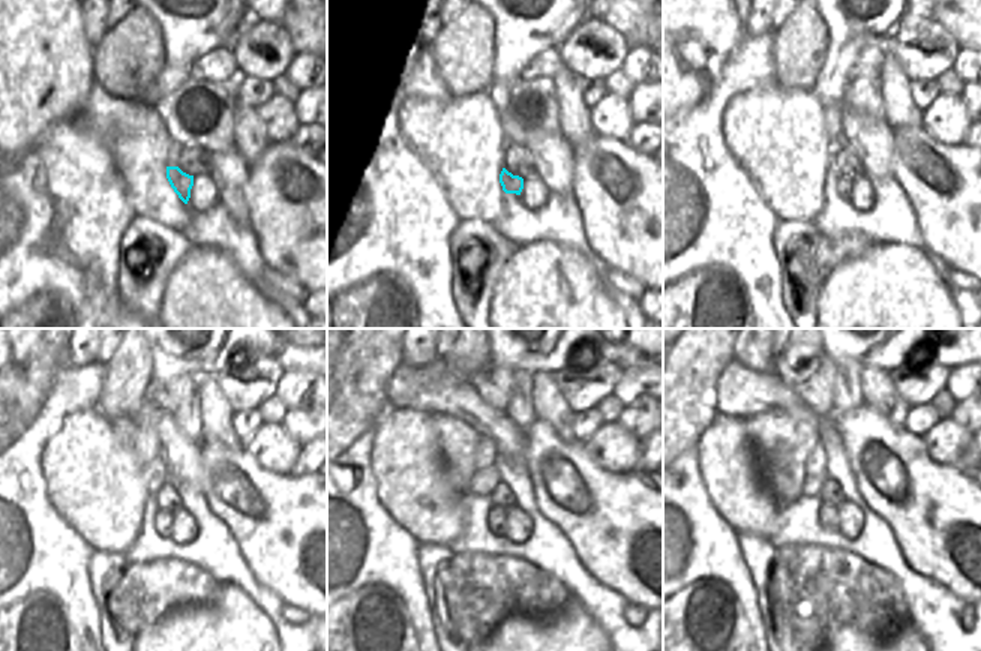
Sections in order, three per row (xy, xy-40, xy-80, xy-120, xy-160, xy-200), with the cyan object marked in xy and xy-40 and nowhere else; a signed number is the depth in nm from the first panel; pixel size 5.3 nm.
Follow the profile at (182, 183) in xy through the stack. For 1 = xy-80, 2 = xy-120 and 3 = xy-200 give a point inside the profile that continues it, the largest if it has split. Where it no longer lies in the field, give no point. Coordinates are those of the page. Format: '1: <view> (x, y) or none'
1: xy-80 (843, 185)
2: xy-120 (162, 518)
3: xy-200 (827, 515)

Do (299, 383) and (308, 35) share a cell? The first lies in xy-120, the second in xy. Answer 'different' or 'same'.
different

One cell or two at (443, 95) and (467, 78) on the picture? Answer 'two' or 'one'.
two

